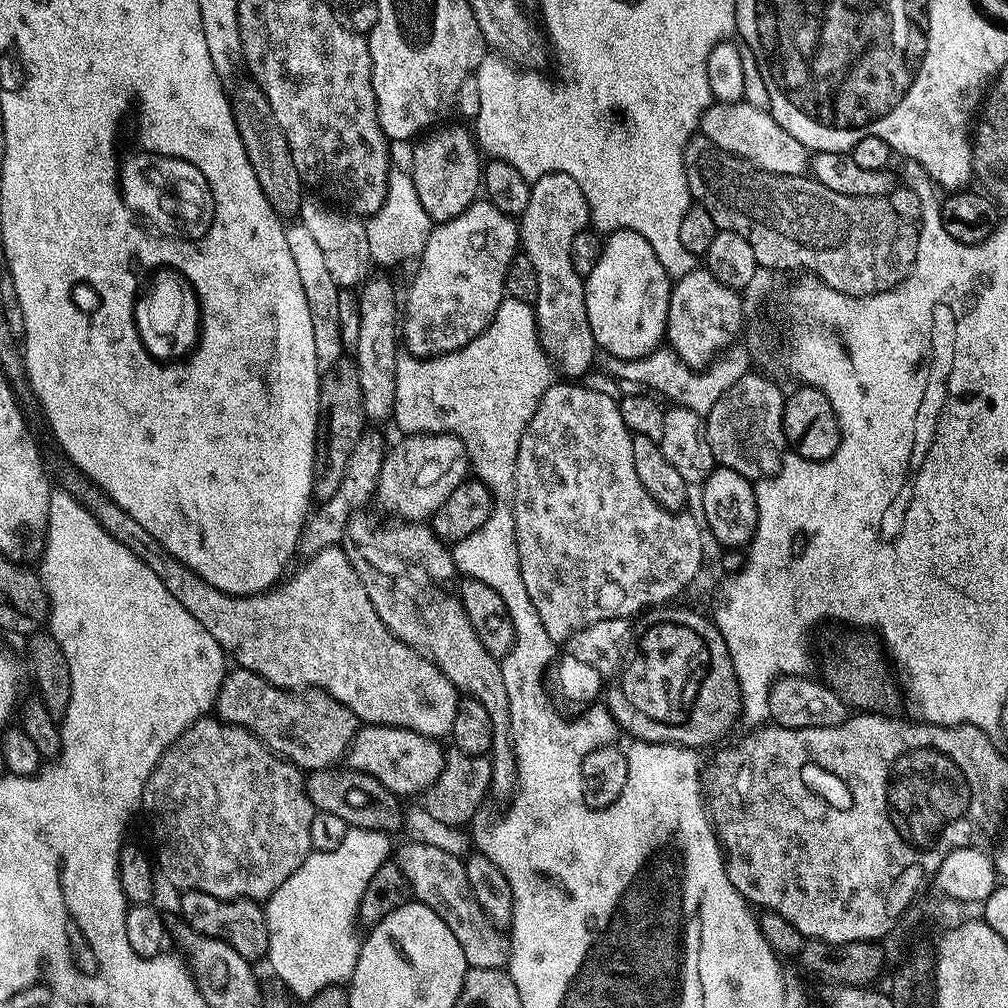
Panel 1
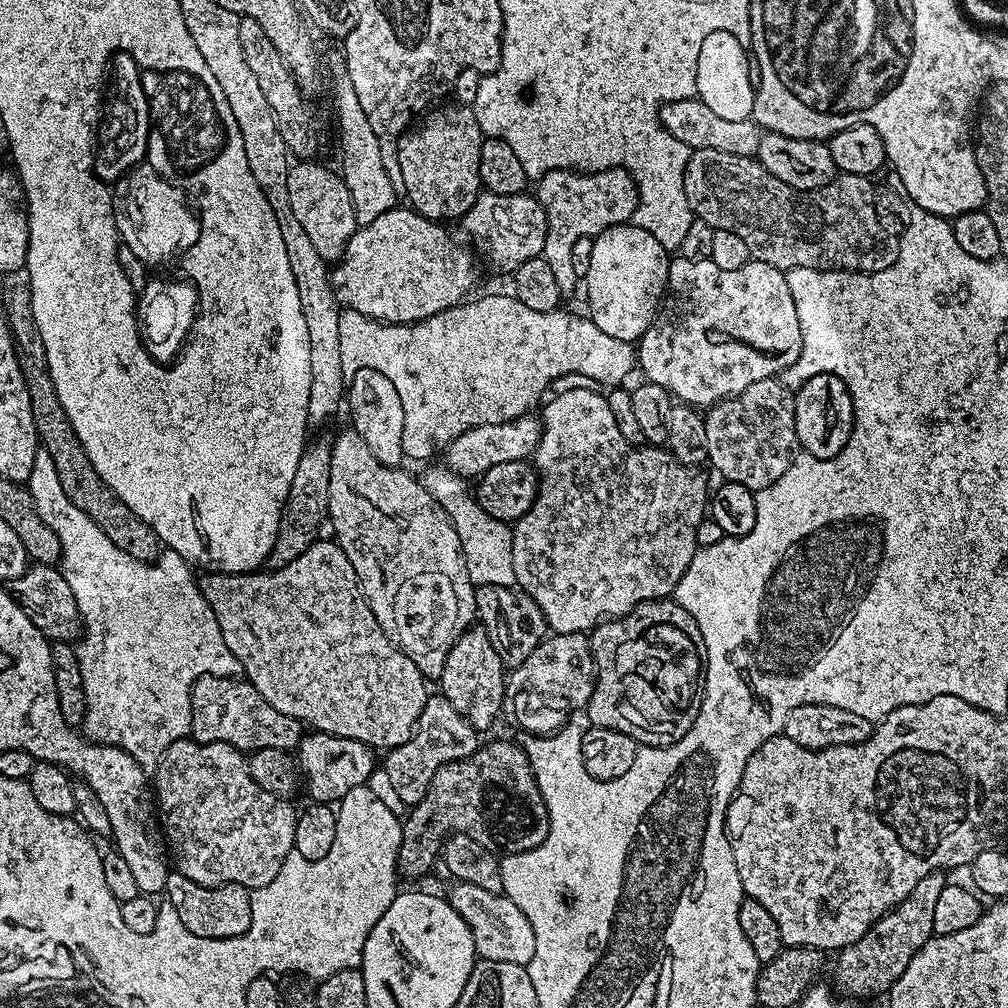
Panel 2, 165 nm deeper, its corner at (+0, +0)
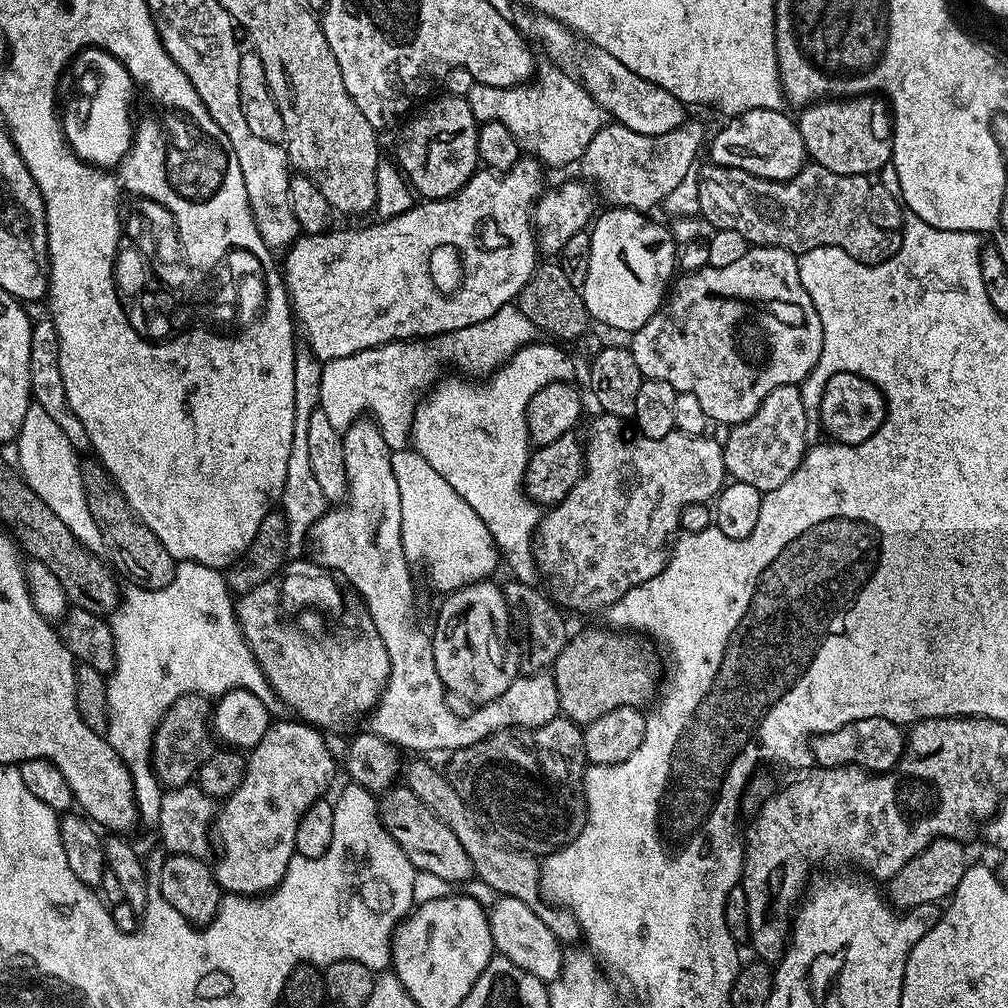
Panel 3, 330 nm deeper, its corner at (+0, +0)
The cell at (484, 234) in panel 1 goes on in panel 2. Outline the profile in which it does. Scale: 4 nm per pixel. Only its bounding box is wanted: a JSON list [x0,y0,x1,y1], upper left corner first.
[462,191,546,274]

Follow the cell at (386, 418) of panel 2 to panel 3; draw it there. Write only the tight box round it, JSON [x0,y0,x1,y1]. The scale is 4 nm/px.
[310,418,560,754]

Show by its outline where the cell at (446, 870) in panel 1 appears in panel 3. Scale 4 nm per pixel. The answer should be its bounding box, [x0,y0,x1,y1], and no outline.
[487,896,566,982]

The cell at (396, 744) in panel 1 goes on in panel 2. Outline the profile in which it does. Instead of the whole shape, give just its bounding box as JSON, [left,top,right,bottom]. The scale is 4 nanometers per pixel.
[298,731,377,802]

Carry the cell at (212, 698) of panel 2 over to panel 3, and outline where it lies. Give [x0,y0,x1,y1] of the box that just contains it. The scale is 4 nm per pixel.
[150,692,214,789]

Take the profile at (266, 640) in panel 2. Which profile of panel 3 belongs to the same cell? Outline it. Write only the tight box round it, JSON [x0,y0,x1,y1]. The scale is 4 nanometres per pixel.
[235,558,390,730]

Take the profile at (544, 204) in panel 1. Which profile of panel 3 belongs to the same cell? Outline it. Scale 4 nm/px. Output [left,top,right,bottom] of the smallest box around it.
[578,119,705,214]

